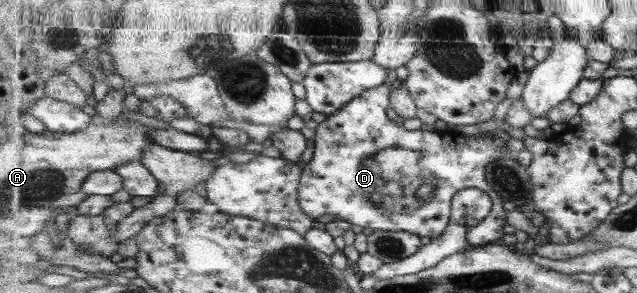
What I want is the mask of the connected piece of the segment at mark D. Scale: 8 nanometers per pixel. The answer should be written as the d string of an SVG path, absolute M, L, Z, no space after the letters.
M389 83L380 85L378 88L368 89L363 92L359 97L355 97L354 100L343 106L338 112L332 113L327 116L324 122L319 123L315 129L315 150L313 158L308 162L307 165L303 165L302 176L300 179L300 186L298 189L299 201L302 205L303 211L310 214L312 218L319 219L323 215L334 215L336 219L345 220L353 225L359 225L362 228L370 227L373 231L406 231L411 232L421 237L429 237L432 239L441 237L449 227L452 220L452 200L457 192L462 189L479 188L486 191L494 201L491 213L475 227L472 227L466 235L466 241L471 246L485 246L486 244L493 244L499 242L503 235L509 230L507 224L507 210L505 205L507 202L497 193L486 180L486 167L496 163L509 156L509 147L507 147L506 141L502 141L500 138L487 137L486 134L481 133L478 135L464 135L454 131L442 131L435 128L426 128L425 126L420 127L417 130L408 131L395 120L387 117L387 109L390 105L390 95L392 88Z

